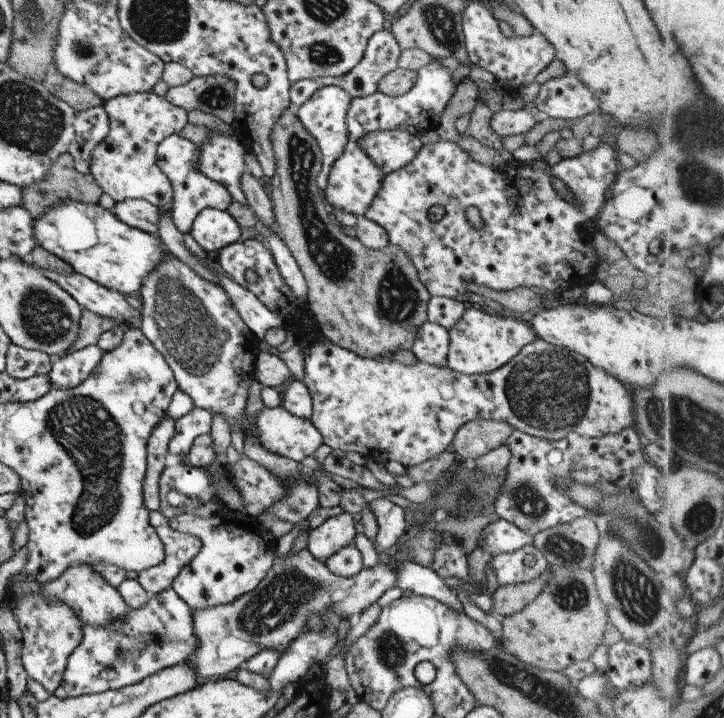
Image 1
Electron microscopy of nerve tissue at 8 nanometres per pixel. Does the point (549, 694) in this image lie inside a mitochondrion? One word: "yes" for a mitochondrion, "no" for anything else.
yes

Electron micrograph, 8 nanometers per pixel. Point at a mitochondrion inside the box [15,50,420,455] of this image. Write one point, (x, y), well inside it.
(189, 333)

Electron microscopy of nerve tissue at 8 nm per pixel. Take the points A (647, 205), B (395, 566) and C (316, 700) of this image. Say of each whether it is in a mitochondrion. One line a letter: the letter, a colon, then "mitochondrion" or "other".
A: other
B: other
C: other

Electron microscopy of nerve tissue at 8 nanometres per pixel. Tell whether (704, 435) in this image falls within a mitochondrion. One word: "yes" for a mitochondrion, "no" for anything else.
yes

